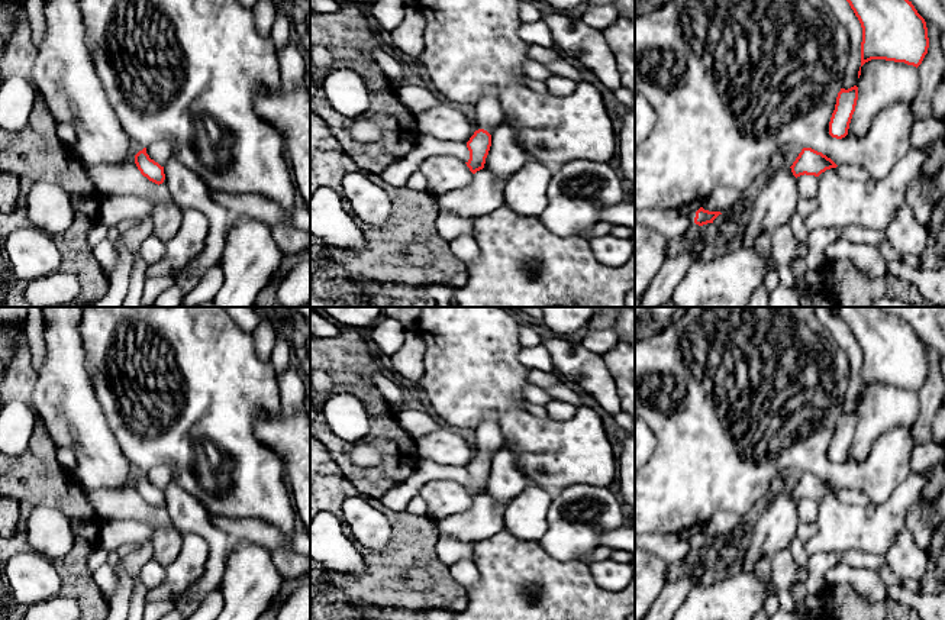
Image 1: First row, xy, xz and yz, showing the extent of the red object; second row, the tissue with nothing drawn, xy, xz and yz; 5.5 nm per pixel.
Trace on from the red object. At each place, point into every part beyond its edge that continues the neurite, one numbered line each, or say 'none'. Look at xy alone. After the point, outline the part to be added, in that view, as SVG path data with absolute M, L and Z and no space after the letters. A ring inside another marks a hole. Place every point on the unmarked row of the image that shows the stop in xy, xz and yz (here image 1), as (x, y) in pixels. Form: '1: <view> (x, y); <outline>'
none

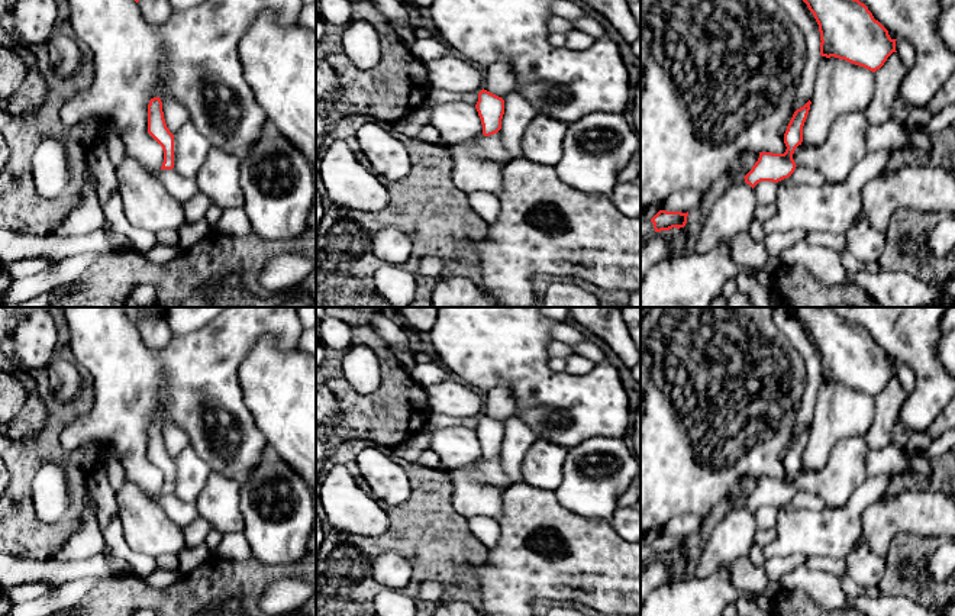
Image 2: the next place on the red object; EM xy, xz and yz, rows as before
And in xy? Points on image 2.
none

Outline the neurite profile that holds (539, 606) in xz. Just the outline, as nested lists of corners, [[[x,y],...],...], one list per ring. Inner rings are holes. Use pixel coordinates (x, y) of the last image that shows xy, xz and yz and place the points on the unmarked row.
[[[535,600],[533,607],[541,615],[554,607],[575,609],[580,613],[583,613],[584,616],[600,616],[601,615],[600,612],[597,612],[585,604],[581,604],[581,603],[556,602],[556,600],[546,600],[546,602]]]

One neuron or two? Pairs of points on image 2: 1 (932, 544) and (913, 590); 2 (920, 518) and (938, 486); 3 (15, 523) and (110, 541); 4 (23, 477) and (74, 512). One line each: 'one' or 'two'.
1: one
2: two
3: two
4: one

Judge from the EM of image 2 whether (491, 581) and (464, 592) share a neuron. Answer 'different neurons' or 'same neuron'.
different neurons

